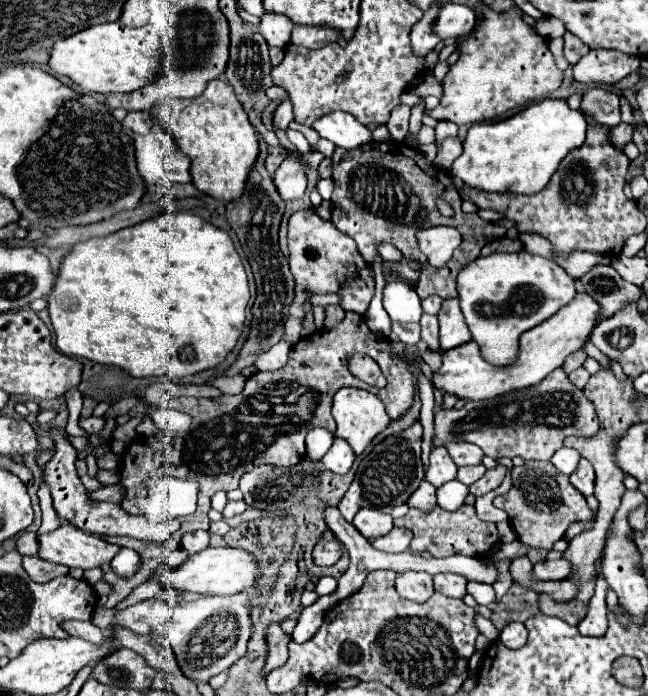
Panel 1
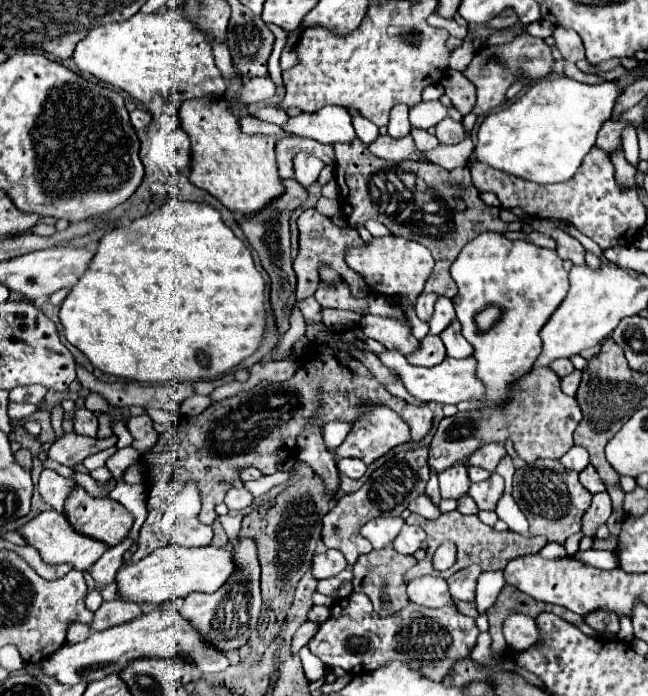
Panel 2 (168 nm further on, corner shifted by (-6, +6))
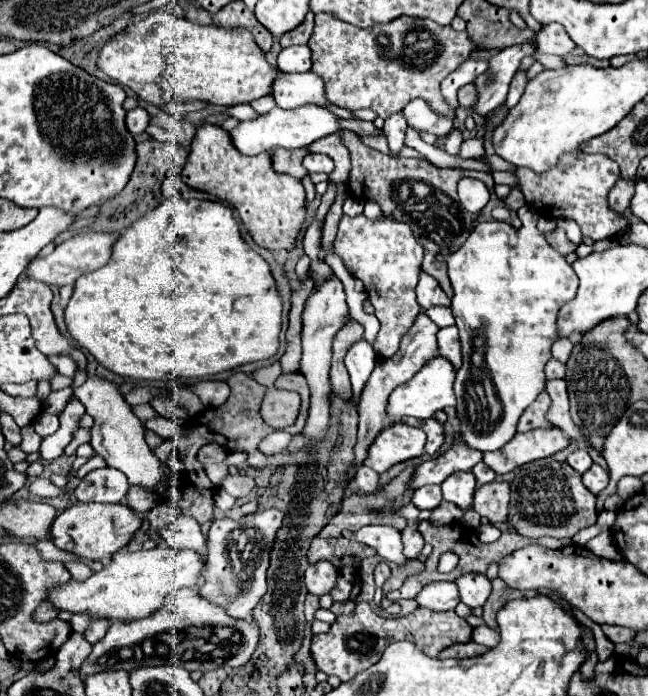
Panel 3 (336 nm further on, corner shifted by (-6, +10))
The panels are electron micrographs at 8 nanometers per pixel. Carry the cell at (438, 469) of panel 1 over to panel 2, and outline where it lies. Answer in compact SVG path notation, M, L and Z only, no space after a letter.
M455 464L451 466L451 470L443 470L443 474L439 474L441 498L461 498L467 494L469 486L471 482L463 464Z

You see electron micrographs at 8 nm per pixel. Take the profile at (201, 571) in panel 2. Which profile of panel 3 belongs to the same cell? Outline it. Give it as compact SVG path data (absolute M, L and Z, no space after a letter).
M159 546L155 550L129 552L121 550L103 564L99 572L93 572L87 580L69 580L65 584L53 586L47 592L47 602L59 610L69 610L71 614L87 614L91 618L105 618L109 622L133 622L151 616L163 608L165 598L179 588L197 586L203 574L203 556L193 550L175 550L169 546Z

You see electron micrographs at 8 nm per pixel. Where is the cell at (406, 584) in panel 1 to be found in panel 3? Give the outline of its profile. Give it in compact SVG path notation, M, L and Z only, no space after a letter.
M433 582L433 584L427 584L415 600L419 602L419 606L435 612L455 610L455 606L459 604L459 590L455 582Z

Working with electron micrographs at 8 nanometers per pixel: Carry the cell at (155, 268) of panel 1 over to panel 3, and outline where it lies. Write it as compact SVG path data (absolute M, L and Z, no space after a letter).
M169 198L161 202L155 210L139 218L129 226L129 230L119 236L115 242L111 260L93 272L83 274L77 284L75 292L65 308L65 322L69 328L69 334L87 348L99 364L109 368L111 372L133 378L133 380L169 380L169 378L195 378L201 380L205 376L213 376L225 370L233 370L237 366L249 364L249 362L261 362L271 356L275 356L279 348L279 332L281 332L281 310L283 302L277 292L275 278L271 274L269 264L265 258L261 258L255 250L249 248L249 244L239 234L239 224L233 218L231 208L223 206L221 202L209 202L209 200L185 200L185 198Z

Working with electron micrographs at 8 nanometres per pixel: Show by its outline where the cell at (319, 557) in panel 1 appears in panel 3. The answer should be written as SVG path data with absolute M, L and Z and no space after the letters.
M325 560L309 566L305 572L305 584L307 584L307 592L313 596L329 594L337 584L335 566L331 562L325 562Z

